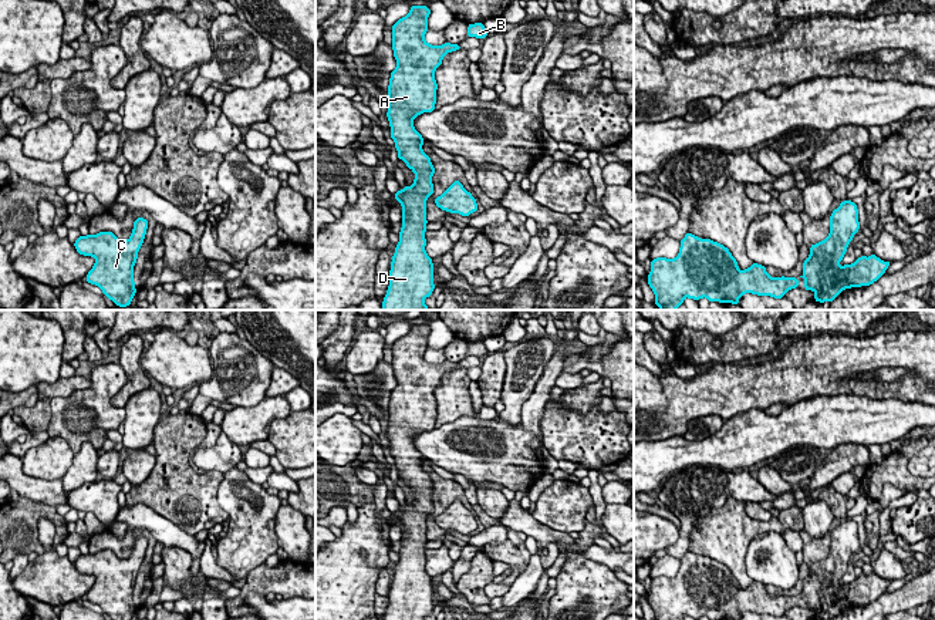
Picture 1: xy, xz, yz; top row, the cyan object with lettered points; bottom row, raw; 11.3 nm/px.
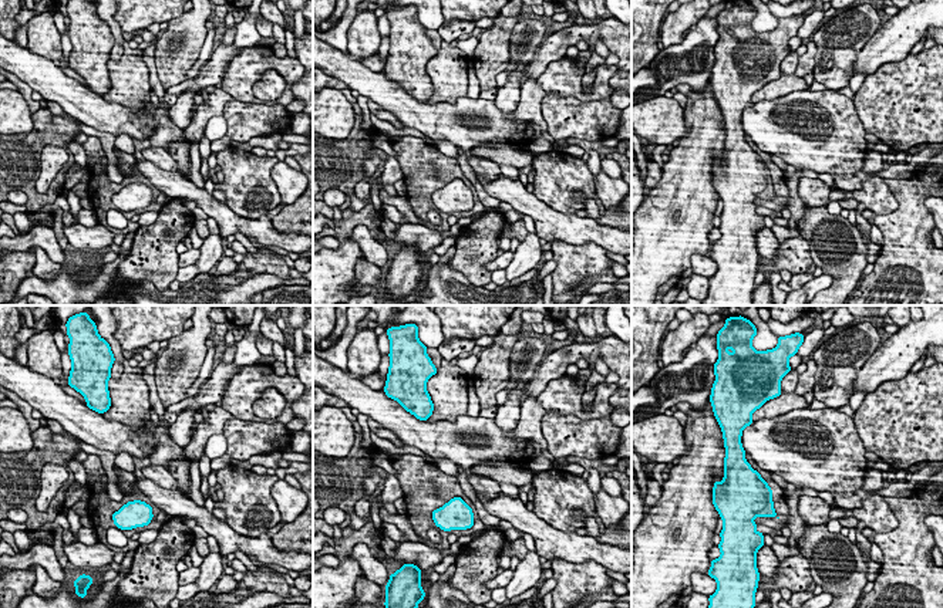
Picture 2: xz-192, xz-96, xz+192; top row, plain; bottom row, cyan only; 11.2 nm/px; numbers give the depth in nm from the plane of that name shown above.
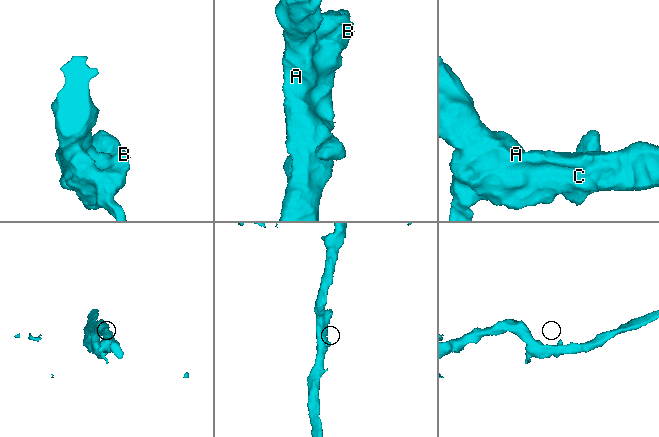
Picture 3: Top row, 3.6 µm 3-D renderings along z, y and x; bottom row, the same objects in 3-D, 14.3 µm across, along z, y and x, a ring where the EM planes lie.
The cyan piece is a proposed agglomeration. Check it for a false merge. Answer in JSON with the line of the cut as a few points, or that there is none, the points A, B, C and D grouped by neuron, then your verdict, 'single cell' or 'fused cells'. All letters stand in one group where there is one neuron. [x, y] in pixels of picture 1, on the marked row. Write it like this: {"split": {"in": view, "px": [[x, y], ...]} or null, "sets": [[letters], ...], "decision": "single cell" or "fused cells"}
{"split": null, "sets": [["A", "B", "C", "D"]], "decision": "single cell"}

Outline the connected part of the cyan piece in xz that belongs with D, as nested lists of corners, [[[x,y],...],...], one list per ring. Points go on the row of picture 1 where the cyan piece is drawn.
[[[412,6],[408,16],[392,26],[392,50],[396,68],[388,85],[388,121],[398,158],[414,171],[412,186],[398,189],[394,198],[402,205],[402,228],[392,256],[389,286],[382,310],[428,310],[423,300],[432,296],[433,263],[426,255],[426,201],[433,195],[435,168],[422,151],[423,137],[415,131],[414,119],[432,112],[438,84],[435,70],[446,53],[462,50],[459,44],[432,46],[425,41],[428,31],[426,6]]]

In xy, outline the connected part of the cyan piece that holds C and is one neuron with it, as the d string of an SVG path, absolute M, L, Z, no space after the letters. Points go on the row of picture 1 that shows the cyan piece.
M136 218L128 240L119 240L112 232L99 232L80 236L74 243L80 255L95 259L87 282L99 286L102 293L119 307L129 306L136 293L134 266L146 229L148 220Z

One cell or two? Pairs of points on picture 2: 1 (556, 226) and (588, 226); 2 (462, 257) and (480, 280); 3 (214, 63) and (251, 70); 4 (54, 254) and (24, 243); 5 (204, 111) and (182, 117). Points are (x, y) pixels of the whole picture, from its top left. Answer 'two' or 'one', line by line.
1: one
2: one
3: two
4: one
5: two

